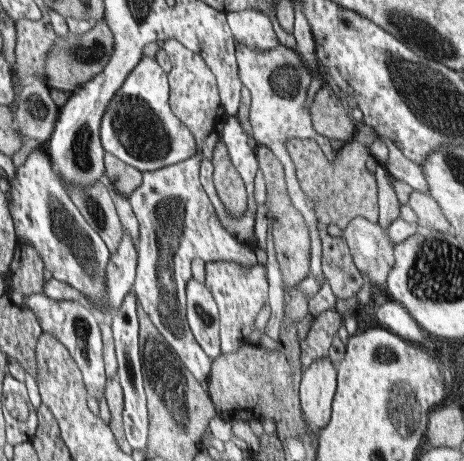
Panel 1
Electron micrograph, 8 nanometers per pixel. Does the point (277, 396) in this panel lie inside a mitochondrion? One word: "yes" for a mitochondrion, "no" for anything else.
yes

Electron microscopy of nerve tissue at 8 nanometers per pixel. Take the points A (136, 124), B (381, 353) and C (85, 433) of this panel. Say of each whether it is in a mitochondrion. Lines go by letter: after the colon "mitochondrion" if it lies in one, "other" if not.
A: mitochondrion
B: mitochondrion
C: other

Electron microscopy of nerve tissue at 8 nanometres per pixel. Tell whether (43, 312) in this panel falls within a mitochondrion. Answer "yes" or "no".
no

